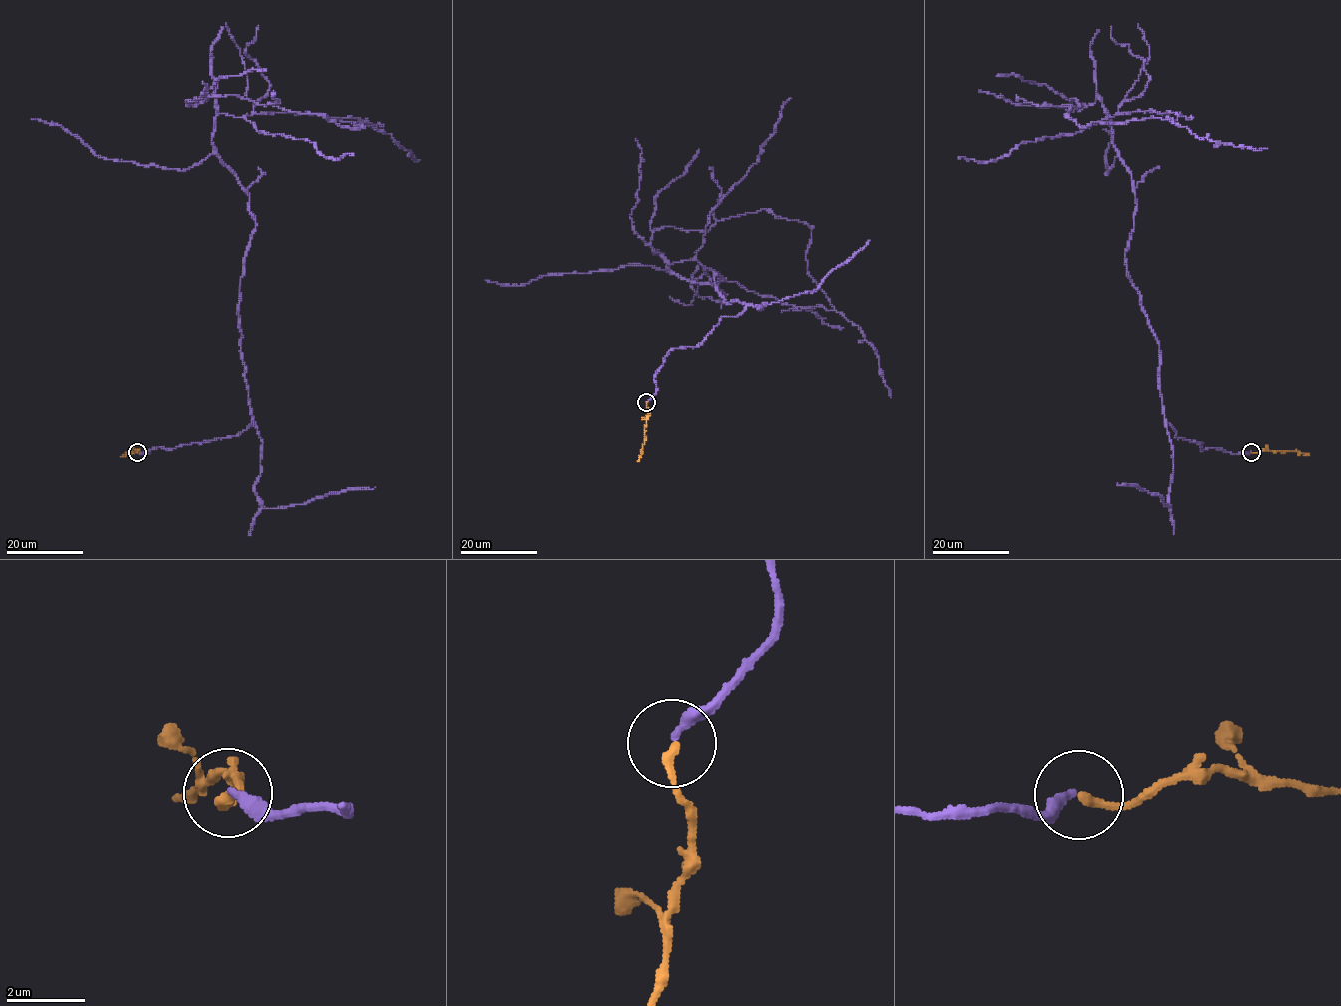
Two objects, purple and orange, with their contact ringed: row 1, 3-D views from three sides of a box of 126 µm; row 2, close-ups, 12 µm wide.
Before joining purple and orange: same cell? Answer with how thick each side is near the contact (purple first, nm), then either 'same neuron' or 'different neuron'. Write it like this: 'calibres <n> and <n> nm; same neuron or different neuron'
calibres 280 and 240 nm; same neuron

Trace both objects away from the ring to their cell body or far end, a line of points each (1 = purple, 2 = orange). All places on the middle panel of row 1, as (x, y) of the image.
1: (647, 402), (746, 305), (652, 233), (765, 208), (808, 223), (809, 275), (890, 398)
2: (647, 402), (646, 440), (637, 461)

